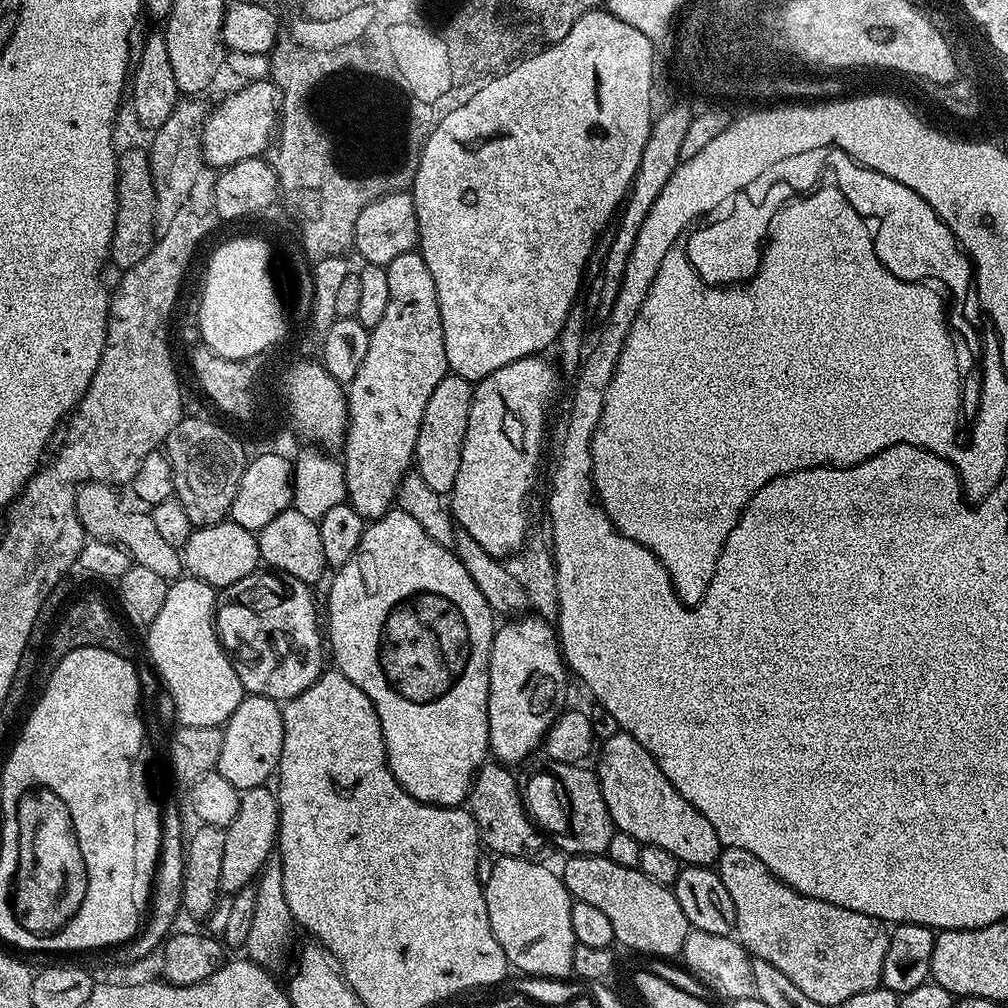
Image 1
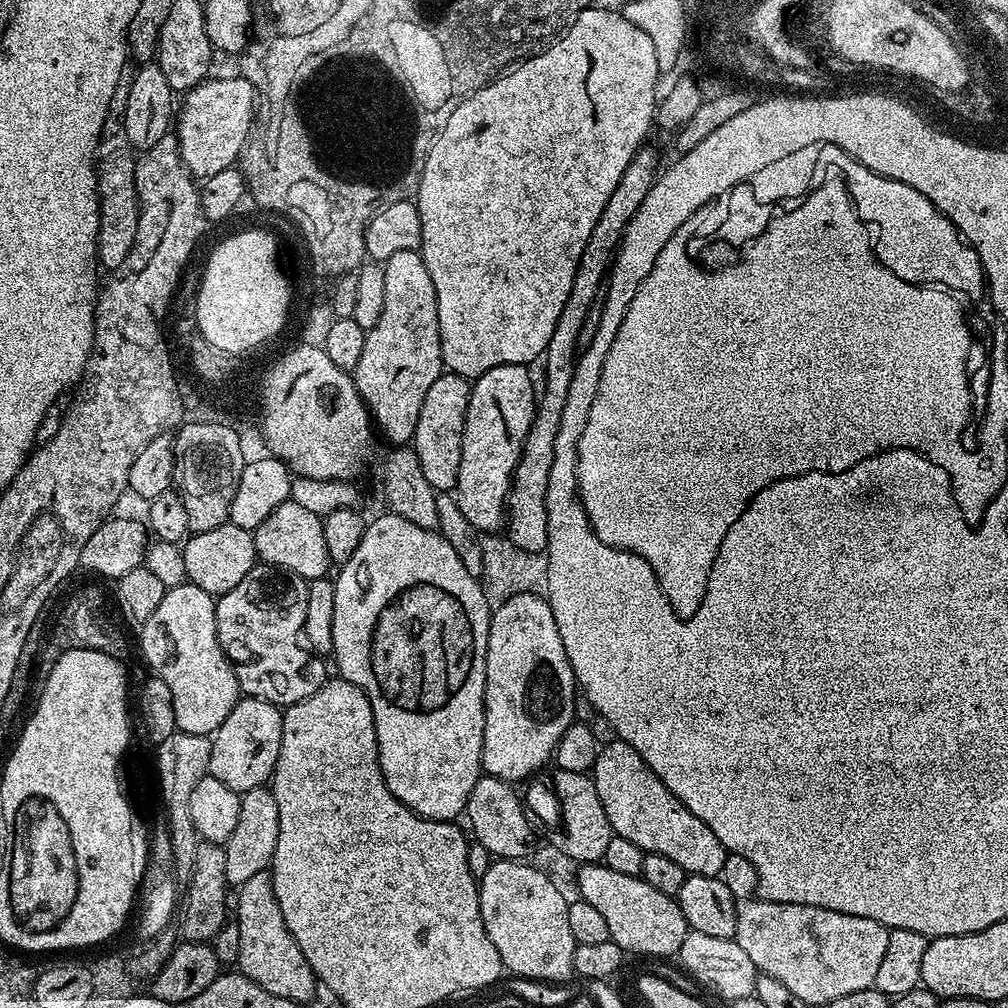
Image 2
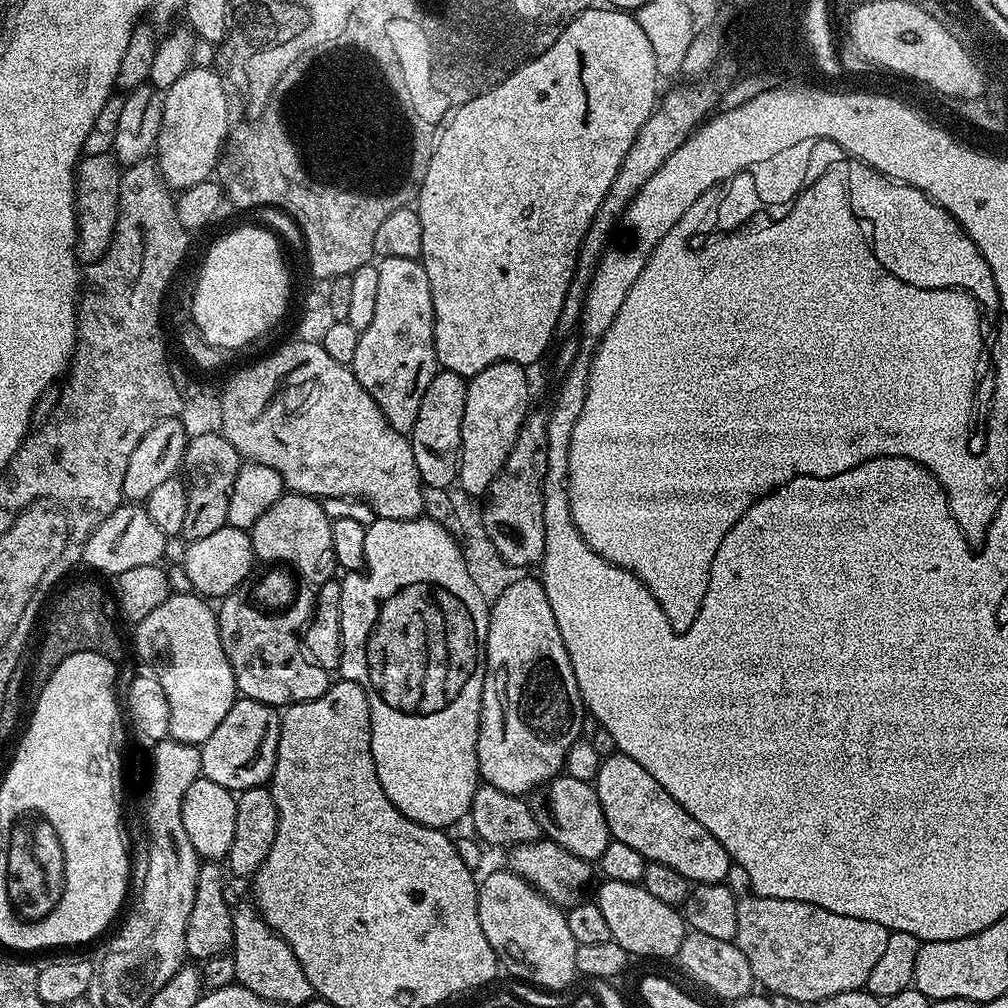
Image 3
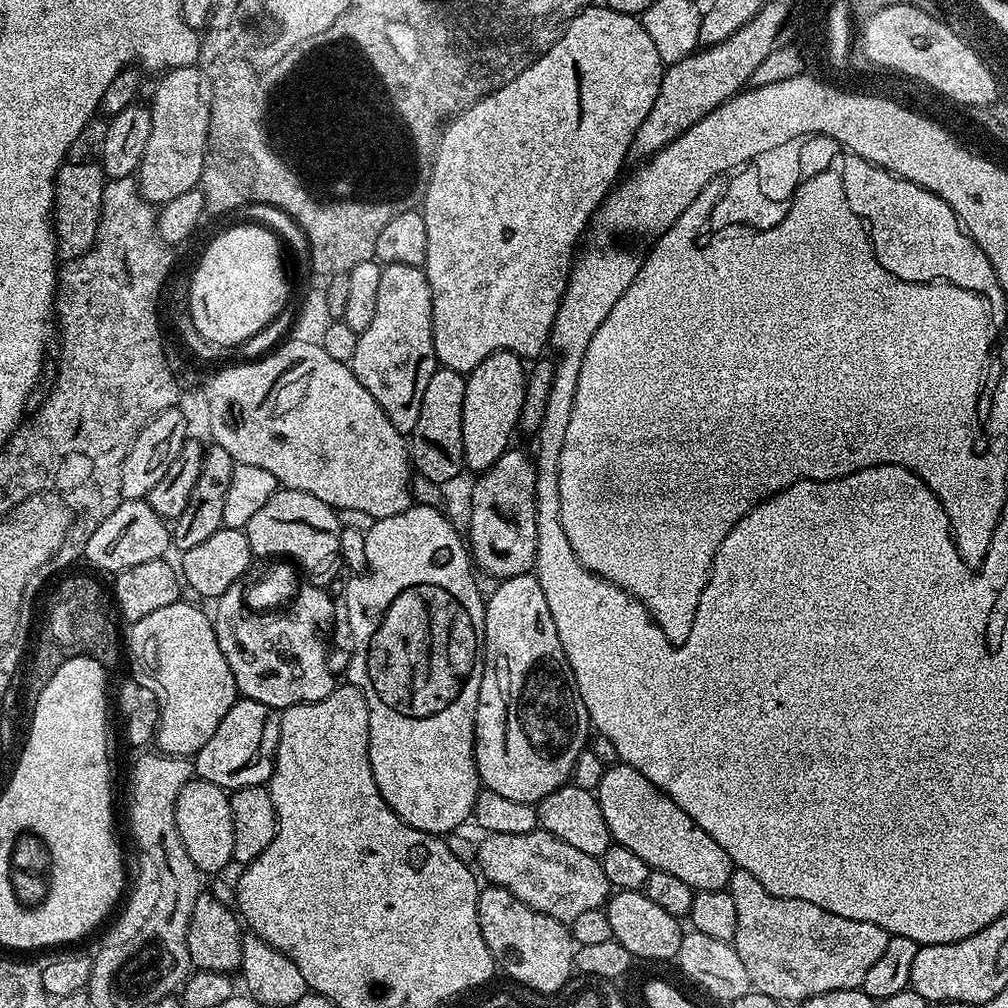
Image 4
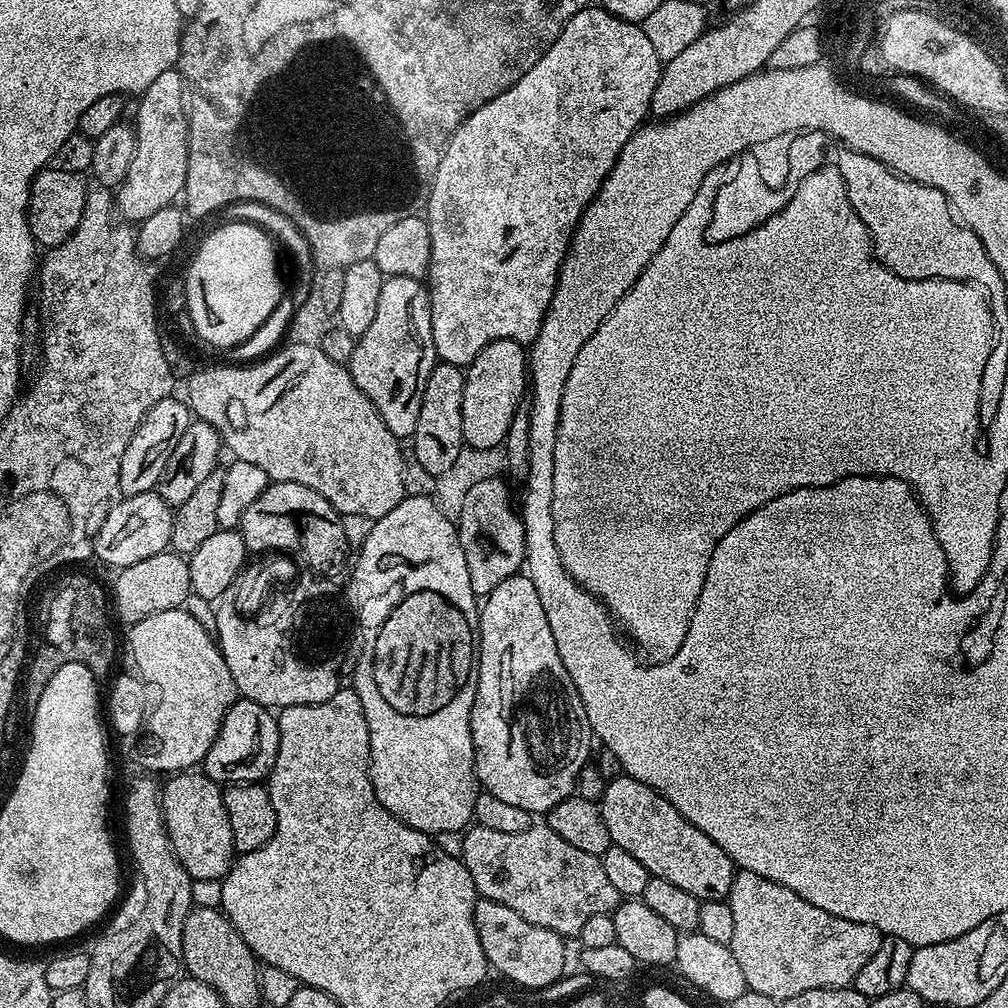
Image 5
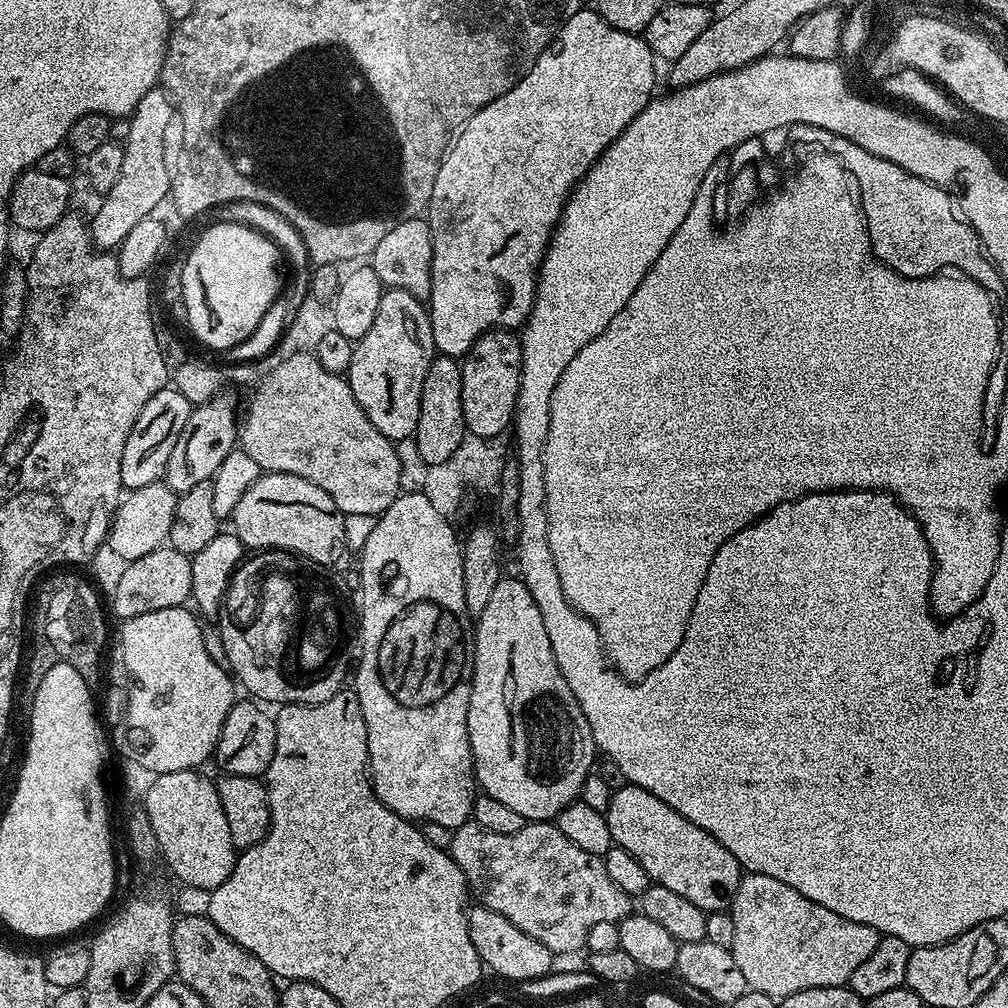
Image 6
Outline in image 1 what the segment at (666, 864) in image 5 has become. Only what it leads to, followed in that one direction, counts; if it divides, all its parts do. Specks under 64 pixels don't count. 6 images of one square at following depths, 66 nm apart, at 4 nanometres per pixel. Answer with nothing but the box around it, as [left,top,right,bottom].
[594,731,722,868]

